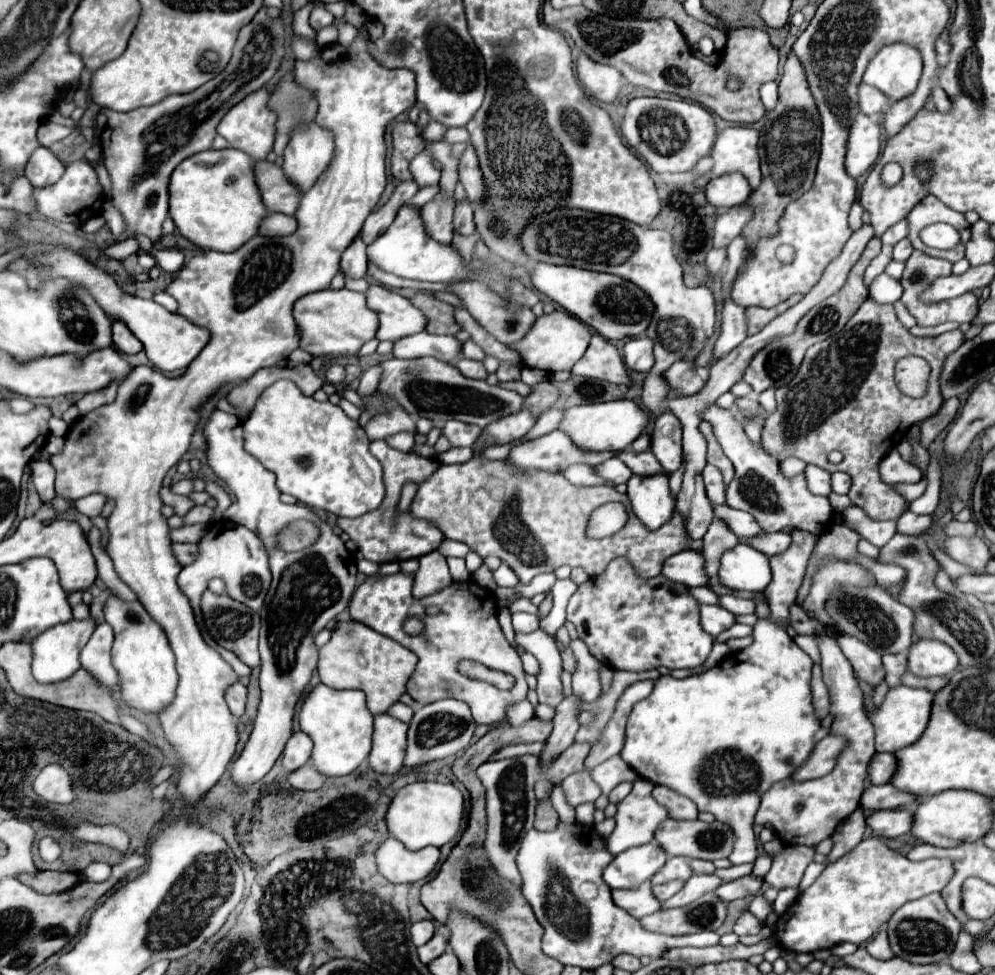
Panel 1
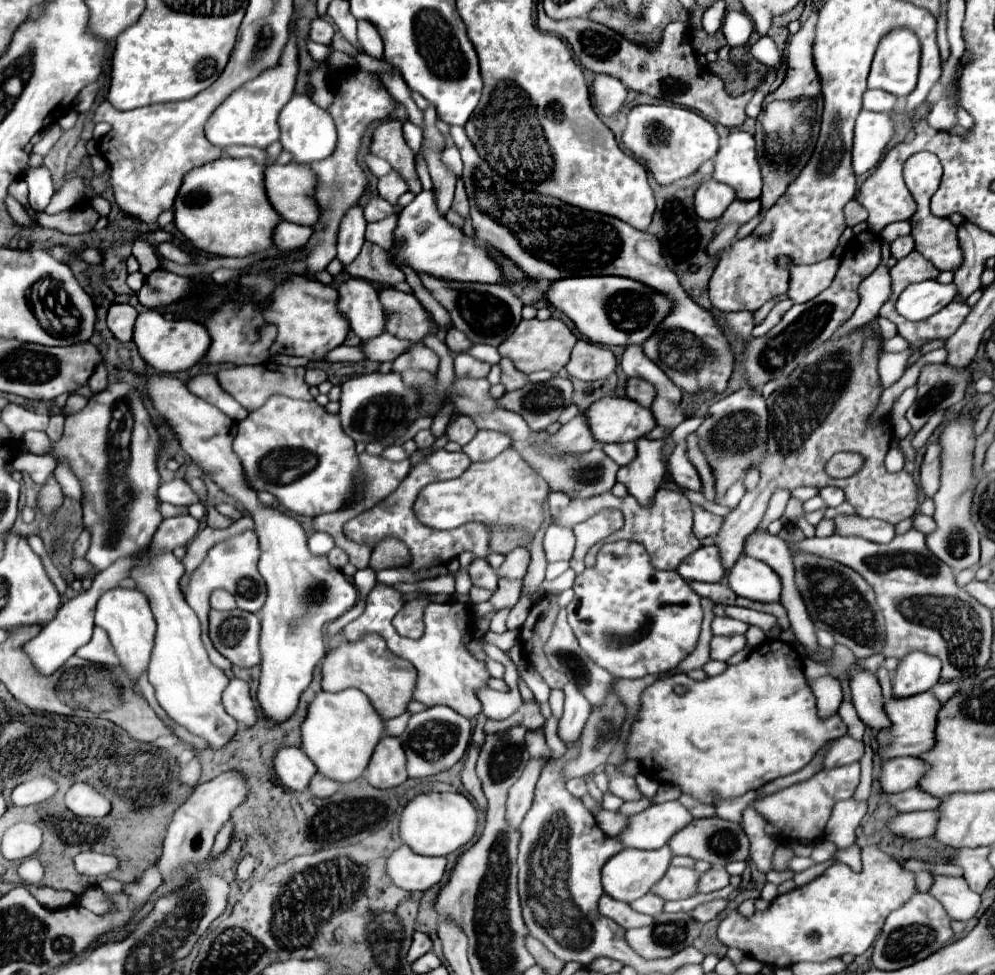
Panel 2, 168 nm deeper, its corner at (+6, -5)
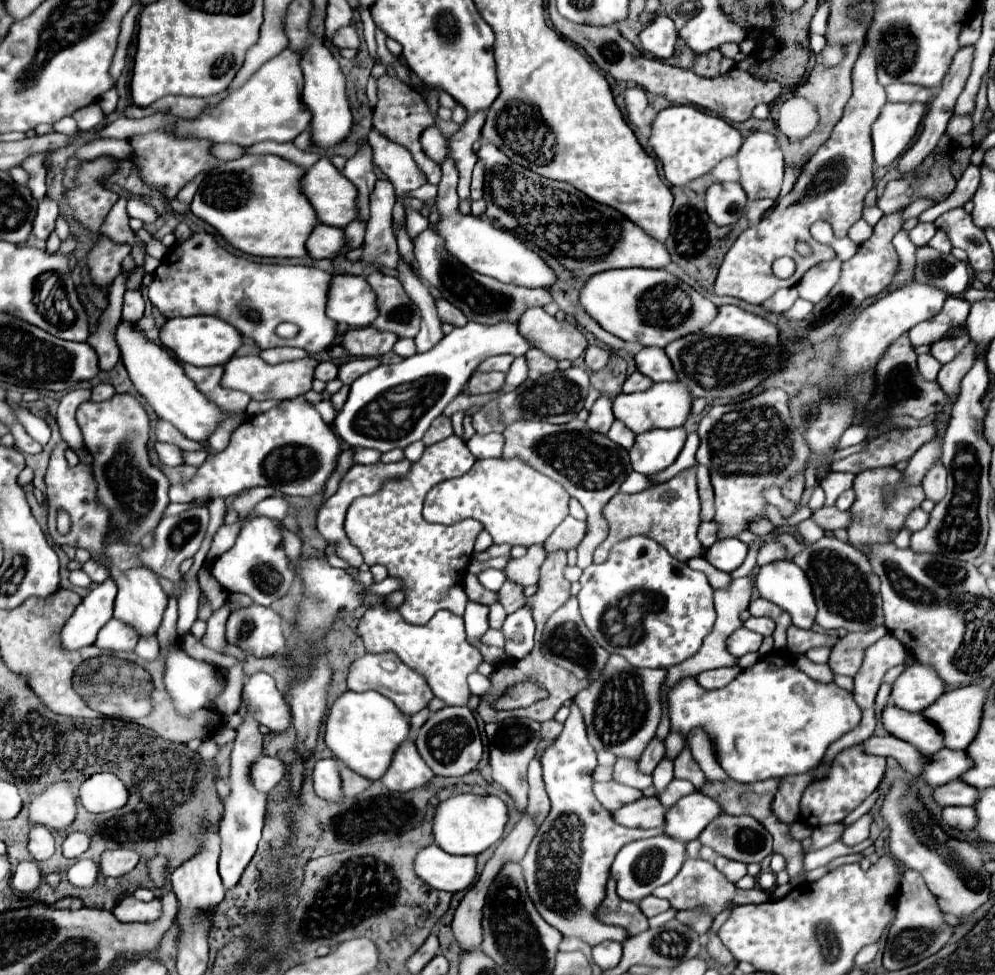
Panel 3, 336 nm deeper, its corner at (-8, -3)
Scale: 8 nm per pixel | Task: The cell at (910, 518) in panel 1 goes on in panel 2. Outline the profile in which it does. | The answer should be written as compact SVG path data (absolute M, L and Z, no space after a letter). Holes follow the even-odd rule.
M837 517L835 523L837 523L839 535L857 535L873 543L889 543L895 537L895 525L879 521L879 519Z

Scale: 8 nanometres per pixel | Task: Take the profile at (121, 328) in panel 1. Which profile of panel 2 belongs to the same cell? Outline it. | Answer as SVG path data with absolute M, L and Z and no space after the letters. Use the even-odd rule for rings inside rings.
M113 303L109 307L109 315L107 315L107 327L111 329L111 333L115 335L115 339L119 343L129 343L131 335L133 335L133 323L137 319L137 309L133 309L127 303Z

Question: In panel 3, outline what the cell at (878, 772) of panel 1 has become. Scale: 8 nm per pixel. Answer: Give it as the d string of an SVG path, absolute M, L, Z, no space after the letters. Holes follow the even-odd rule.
M941 749L937 753L933 753L929 757L929 761L925 763L925 769L921 773L921 777L933 785L945 785L947 781L955 781L961 779L961 775L965 771L969 771L973 767L973 761L967 757L965 751L957 751L957 749Z

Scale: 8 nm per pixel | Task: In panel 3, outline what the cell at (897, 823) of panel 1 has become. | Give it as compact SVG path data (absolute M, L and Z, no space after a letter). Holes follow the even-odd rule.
M945 807L943 819L949 827L955 829L973 829L975 827L975 807Z

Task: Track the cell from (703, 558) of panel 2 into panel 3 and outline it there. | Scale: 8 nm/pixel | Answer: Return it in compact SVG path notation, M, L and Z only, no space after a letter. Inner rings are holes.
M731 537L731 539L717 541L713 547L709 547L707 561L725 573L731 573L745 561L747 551L749 551L747 543Z

